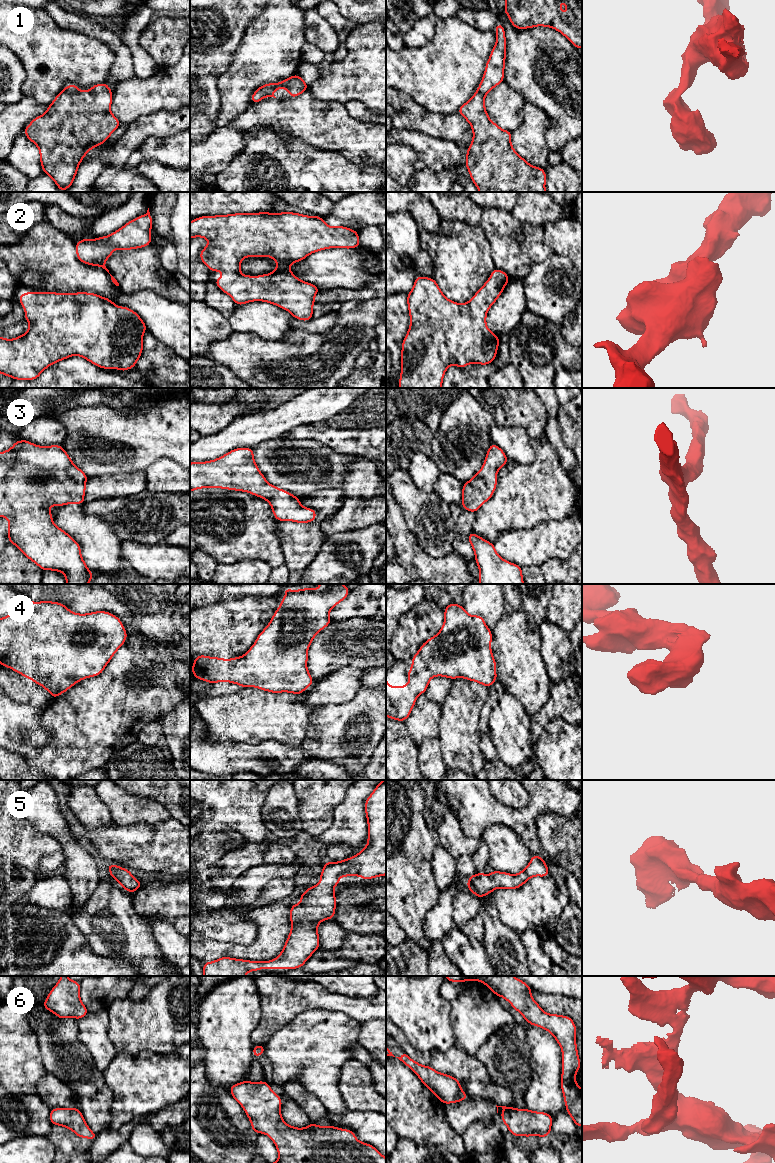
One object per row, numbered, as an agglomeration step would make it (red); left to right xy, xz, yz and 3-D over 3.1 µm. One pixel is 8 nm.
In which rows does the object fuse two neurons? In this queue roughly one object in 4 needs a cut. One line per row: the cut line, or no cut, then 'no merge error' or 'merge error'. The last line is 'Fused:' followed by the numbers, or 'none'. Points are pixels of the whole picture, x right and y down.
1: cut none; no merge error
2: cut none; no merge error
3: cut none; no merge error
4: cut none; no merge error
5: cut none; no merge error
6: cut none; no merge error
Fused: none

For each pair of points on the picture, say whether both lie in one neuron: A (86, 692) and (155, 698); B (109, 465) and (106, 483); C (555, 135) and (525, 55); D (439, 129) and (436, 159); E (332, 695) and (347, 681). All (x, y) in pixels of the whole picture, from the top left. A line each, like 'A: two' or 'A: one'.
A: one
B: two
C: one
D: two
E: one

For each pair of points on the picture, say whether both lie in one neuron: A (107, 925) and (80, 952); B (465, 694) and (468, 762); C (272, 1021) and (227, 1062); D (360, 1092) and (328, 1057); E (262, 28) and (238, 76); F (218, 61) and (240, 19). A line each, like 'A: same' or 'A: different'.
A: different
B: same
C: different
D: different
E: same
F: same

